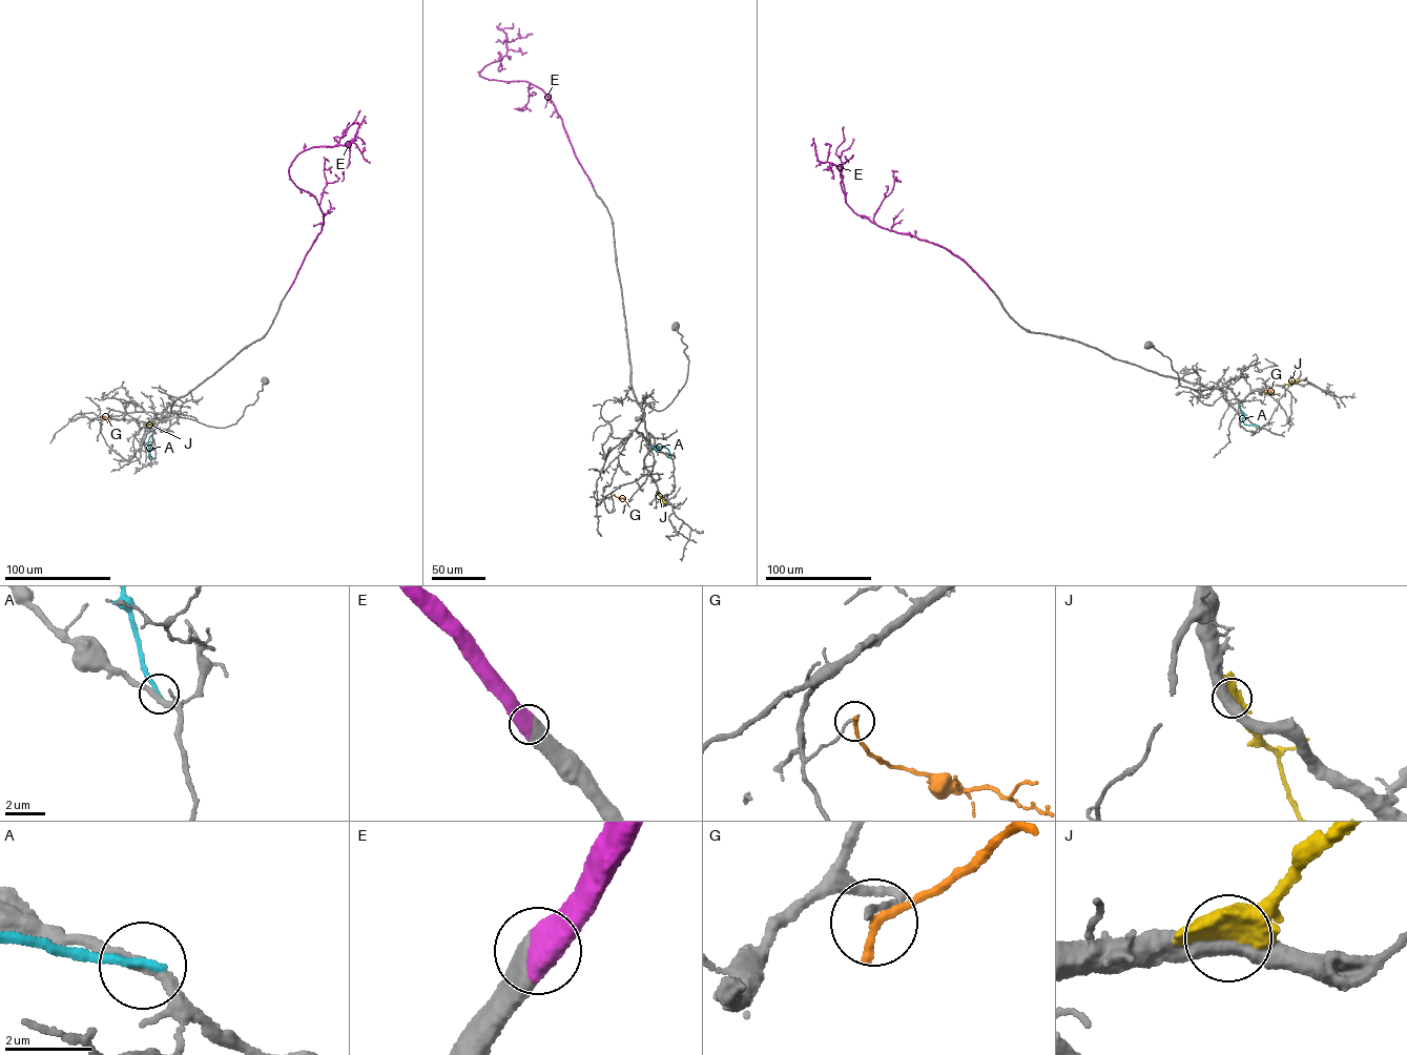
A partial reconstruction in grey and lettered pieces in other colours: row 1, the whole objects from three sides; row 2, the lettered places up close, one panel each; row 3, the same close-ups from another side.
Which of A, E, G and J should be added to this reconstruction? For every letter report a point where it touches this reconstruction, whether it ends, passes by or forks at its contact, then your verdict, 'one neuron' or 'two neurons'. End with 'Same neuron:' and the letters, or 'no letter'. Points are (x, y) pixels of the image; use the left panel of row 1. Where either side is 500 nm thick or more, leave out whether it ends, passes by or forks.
A: contact (150, 460); it ends; two neurons
E: contact (287, 291); one neuron
G: contact (101, 416); it ends; two neurons
J: contact (147, 426); two neurons
Same neuron: E

